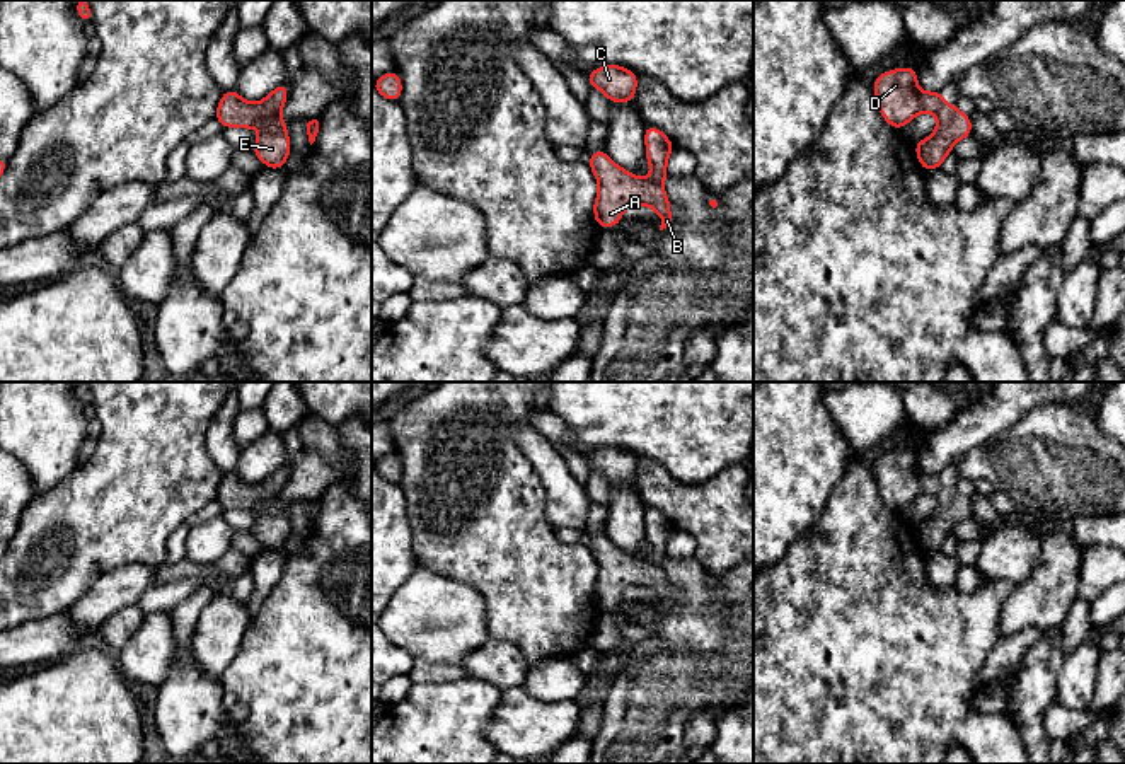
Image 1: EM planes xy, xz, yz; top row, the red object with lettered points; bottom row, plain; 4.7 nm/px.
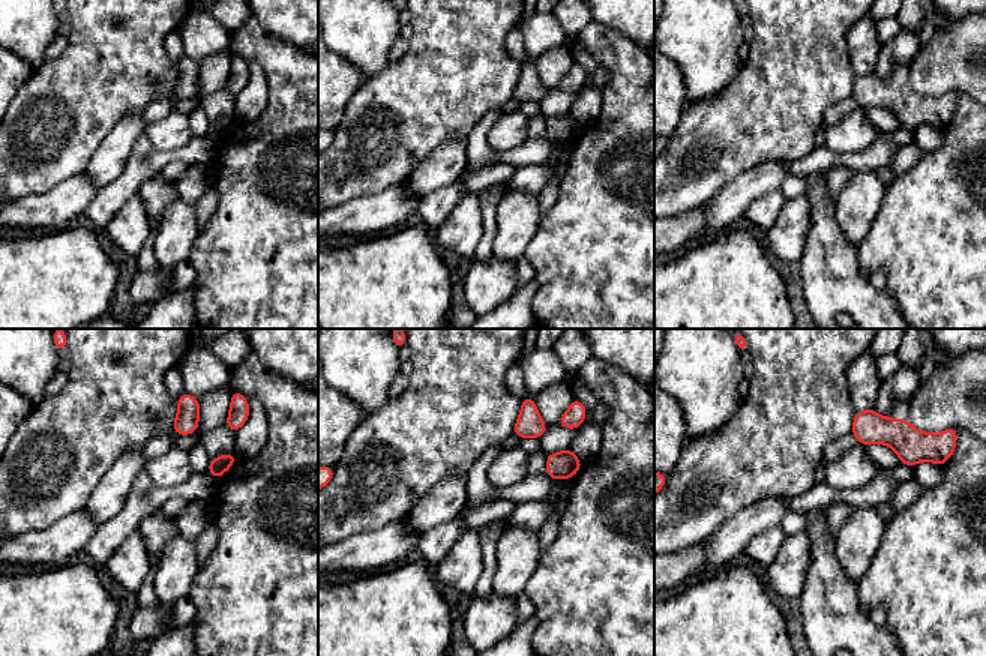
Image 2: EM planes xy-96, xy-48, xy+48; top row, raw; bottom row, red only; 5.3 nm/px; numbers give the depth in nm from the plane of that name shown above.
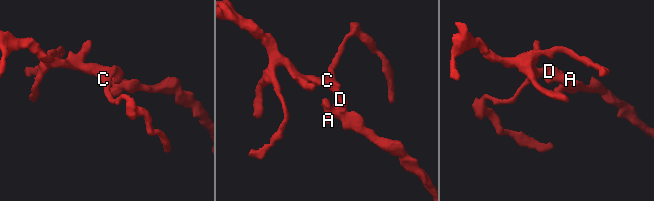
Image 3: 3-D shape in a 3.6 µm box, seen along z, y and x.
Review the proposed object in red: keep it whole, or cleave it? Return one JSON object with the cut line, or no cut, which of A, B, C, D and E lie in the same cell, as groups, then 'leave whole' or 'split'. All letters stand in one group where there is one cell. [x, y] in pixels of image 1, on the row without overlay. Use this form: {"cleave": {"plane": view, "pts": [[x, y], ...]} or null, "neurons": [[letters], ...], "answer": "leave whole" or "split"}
{"cleave": null, "neurons": [["A", "B", "C", "D", "E"]], "answer": "leave whole"}

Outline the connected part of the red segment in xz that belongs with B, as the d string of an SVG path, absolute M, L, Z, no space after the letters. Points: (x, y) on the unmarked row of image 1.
M644 508L646 542L651 556L646 561L614 546L605 530L590 535L588 547L598 564L593 599L600 611L615 609L629 587L651 588L661 600L660 612L672 605L670 583L663 571L668 559L666 542L675 532L670 520L658 510Z

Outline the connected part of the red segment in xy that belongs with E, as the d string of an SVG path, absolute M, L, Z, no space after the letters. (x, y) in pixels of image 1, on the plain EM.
M288 464L280 466L261 484L245 484L240 476L227 472L216 488L215 500L223 510L261 510L254 537L266 546L268 551L285 551L285 544L291 534L286 506L278 501L281 489L288 481Z

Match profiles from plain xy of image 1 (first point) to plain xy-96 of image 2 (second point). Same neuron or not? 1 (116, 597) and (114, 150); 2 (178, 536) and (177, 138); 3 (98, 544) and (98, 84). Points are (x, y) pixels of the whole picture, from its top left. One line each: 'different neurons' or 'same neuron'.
1: same neuron
2: different neurons
3: same neuron

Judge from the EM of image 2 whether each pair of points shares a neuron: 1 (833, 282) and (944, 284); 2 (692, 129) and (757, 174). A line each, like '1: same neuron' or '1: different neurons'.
1: different neurons
2: different neurons

